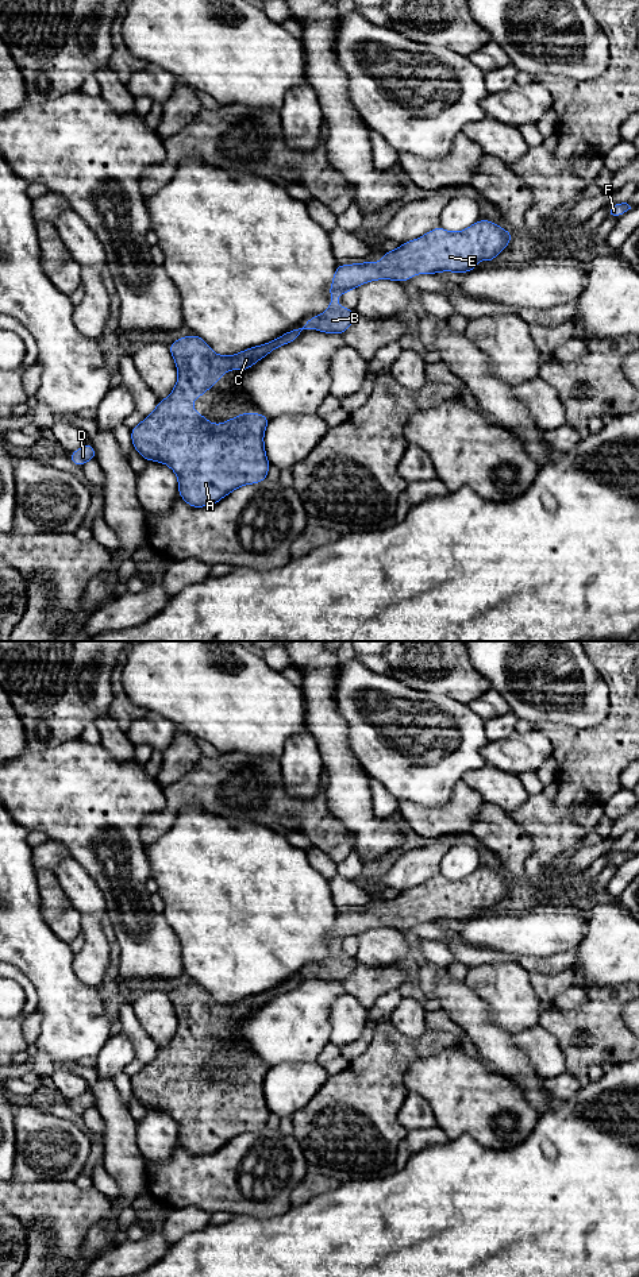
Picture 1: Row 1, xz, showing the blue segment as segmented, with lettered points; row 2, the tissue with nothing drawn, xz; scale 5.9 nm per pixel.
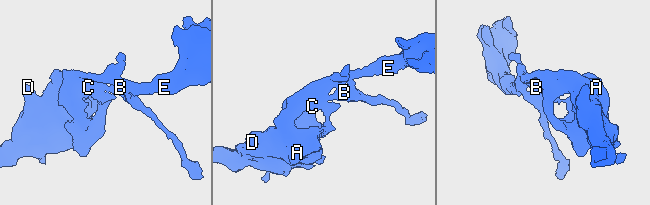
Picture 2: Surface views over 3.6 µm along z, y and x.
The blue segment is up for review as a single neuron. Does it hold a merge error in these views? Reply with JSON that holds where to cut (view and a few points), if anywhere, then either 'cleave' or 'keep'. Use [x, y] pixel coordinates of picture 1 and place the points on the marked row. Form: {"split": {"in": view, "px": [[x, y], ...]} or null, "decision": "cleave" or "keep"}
{"split": null, "decision": "keep"}

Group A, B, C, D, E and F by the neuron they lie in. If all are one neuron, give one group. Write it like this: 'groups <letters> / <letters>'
groups A B C D E F

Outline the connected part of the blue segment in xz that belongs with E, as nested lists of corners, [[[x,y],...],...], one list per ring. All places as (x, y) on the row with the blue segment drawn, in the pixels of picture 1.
[[[480,219],[459,232],[439,225],[382,254],[381,263],[338,265],[328,309],[276,340],[223,356],[195,333],[177,339],[169,344],[178,370],[177,383],[150,416],[131,428],[132,447],[145,460],[165,463],[176,472],[178,494],[192,508],[212,506],[240,486],[261,483],[270,467],[263,444],[270,418],[242,413],[224,424],[211,424],[193,412],[195,397],[208,391],[227,370],[246,371],[308,328],[343,335],[357,312],[340,306],[339,294],[377,279],[405,282],[416,274],[467,273],[477,269],[478,259],[493,262],[512,238],[511,231],[490,220]]]

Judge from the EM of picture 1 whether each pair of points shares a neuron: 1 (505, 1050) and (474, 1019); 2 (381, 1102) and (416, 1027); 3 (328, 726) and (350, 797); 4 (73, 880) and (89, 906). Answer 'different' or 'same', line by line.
1: same
2: different
3: same
4: same

